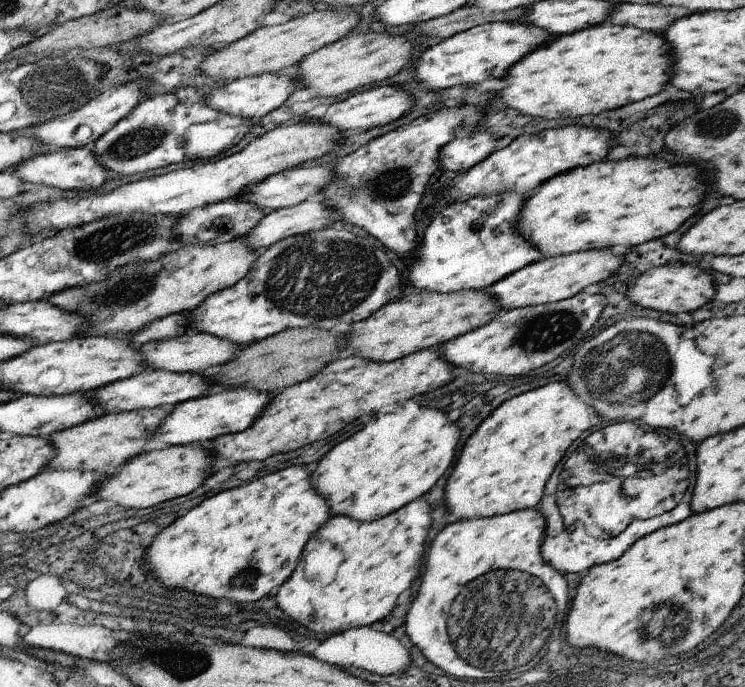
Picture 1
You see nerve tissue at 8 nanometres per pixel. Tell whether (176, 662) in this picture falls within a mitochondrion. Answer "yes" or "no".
yes

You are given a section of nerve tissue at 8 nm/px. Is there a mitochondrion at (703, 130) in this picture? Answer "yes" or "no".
yes

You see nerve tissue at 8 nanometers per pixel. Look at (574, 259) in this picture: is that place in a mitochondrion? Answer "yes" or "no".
no

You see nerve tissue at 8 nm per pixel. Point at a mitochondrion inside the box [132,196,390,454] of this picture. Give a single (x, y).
(317, 280)

